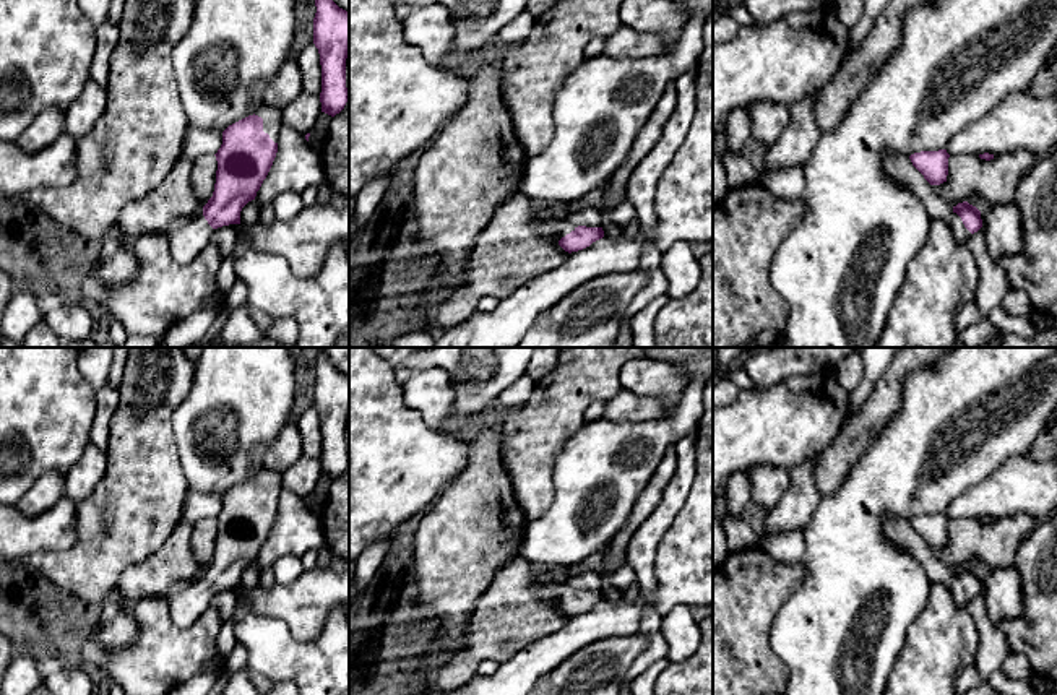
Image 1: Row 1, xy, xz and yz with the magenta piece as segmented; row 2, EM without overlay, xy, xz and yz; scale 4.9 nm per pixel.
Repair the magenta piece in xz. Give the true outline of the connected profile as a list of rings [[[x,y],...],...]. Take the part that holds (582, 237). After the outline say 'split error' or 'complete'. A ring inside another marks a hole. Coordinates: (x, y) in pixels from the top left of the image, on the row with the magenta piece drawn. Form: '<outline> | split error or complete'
[[[559,219],[541,227],[544,234],[554,237],[559,245],[572,253],[589,247],[593,242],[604,237],[602,227],[575,227],[568,219]]] | split error

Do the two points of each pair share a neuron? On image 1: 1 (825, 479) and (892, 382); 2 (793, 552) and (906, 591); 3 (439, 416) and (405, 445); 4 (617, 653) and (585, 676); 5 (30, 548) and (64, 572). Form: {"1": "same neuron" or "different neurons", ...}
{"1": "same neuron", "2": "different neurons", "3": "different neurons", "4": "same neuron", "5": "different neurons"}

